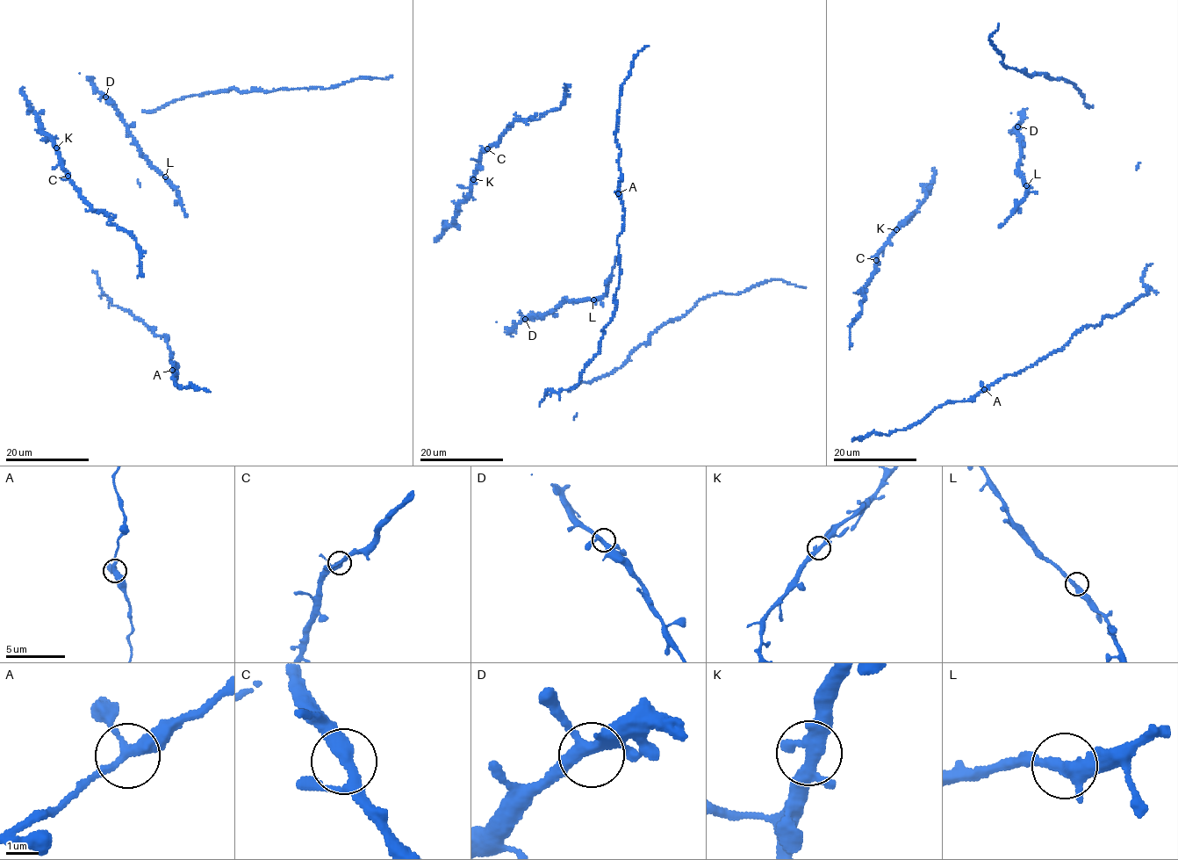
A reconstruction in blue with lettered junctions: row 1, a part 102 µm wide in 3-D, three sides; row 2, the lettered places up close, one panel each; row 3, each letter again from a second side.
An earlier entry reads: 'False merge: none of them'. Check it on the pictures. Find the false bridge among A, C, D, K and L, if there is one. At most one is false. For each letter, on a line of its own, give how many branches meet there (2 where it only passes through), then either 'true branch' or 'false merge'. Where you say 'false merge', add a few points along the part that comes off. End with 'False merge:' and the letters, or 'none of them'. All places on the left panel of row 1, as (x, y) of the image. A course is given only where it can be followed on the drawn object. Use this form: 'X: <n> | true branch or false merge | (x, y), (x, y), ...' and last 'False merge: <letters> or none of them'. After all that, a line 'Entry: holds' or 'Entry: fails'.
A: 3 | true branch
C: 3 | true branch
D: 3 | true branch
K: 3 | true branch
L: 3 | true branch
False merge: none of them
Entry: holds

